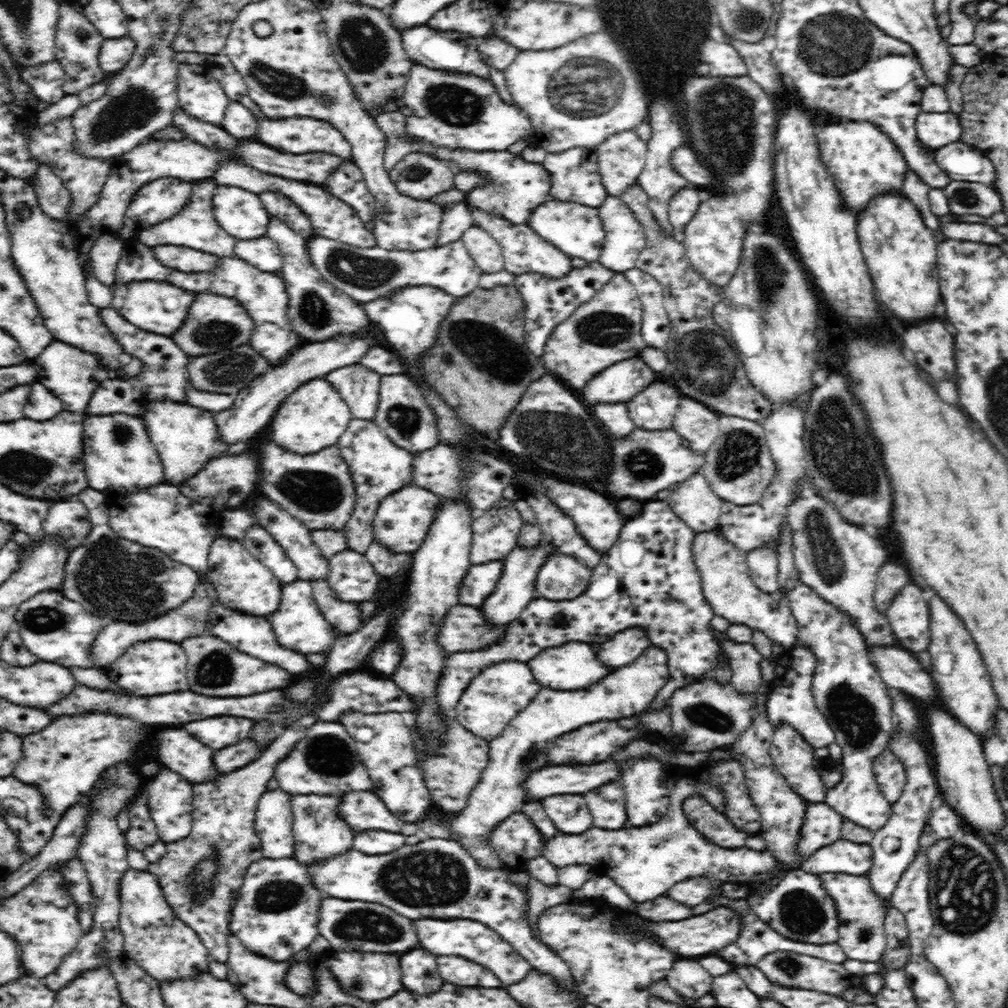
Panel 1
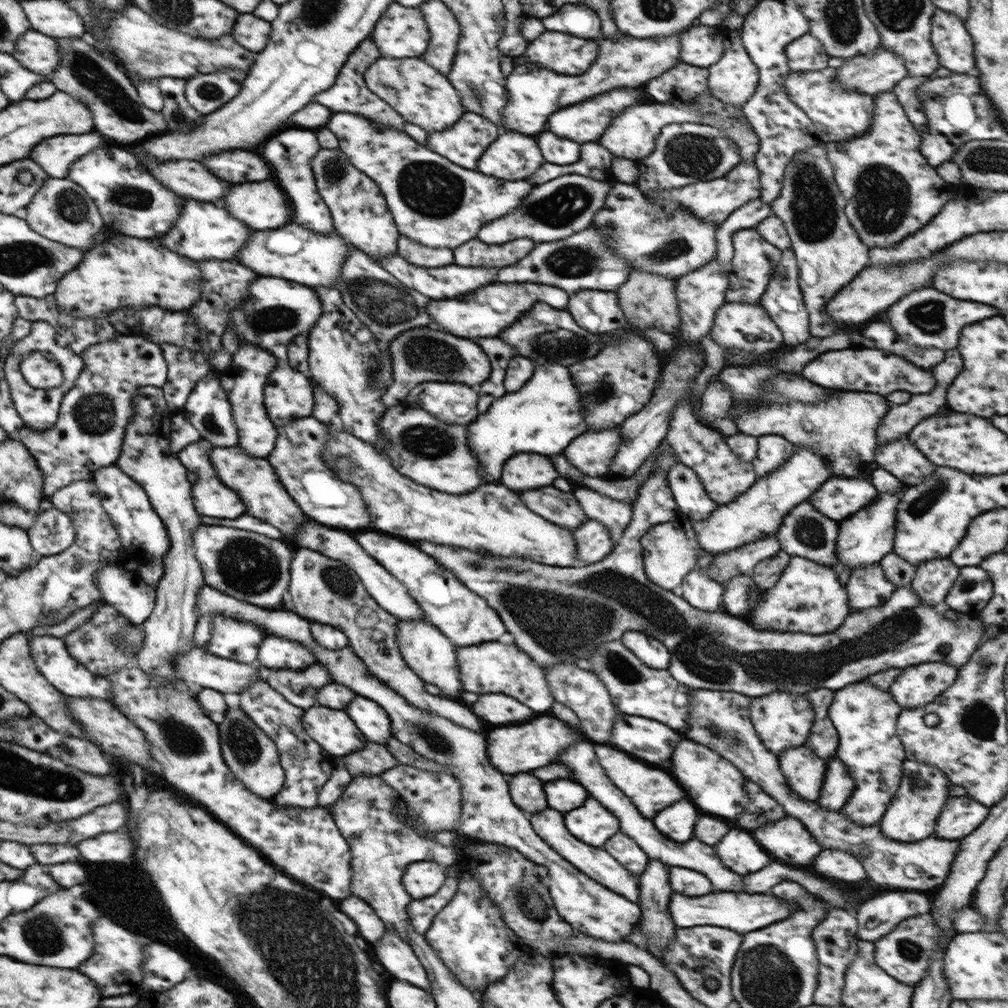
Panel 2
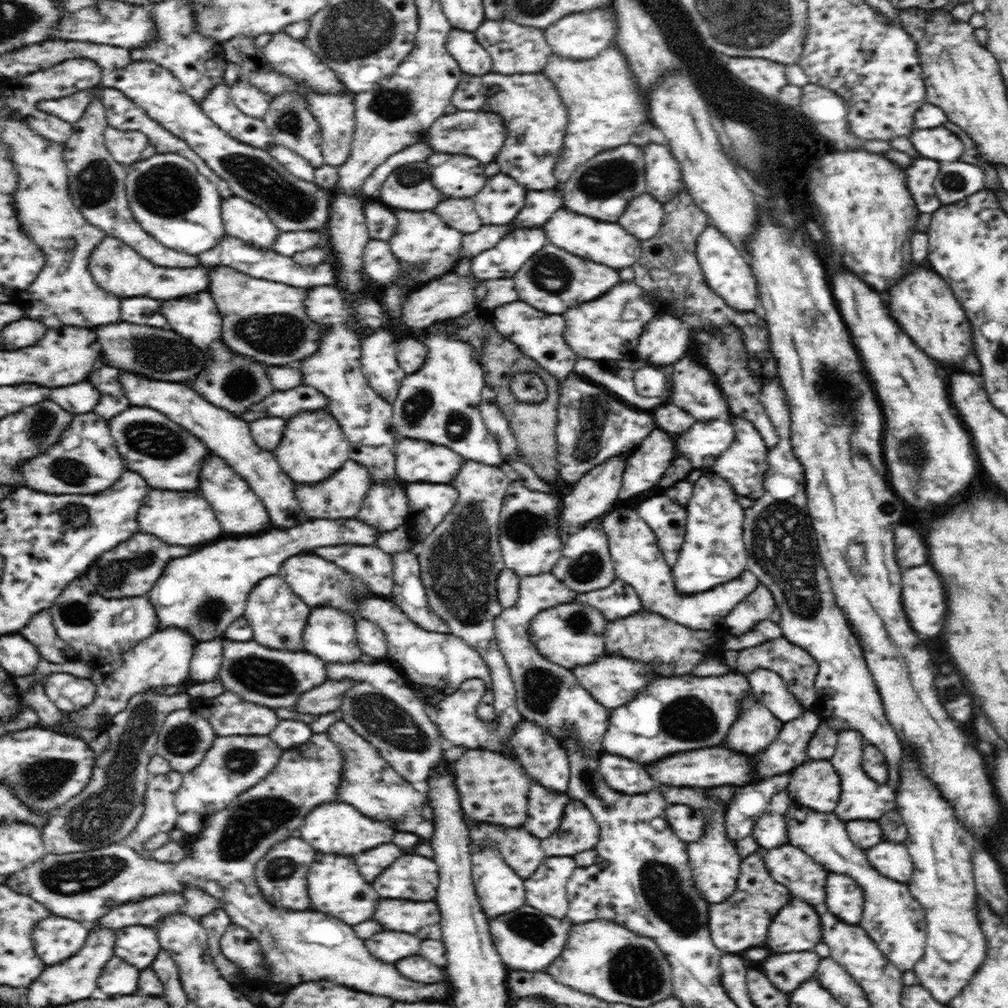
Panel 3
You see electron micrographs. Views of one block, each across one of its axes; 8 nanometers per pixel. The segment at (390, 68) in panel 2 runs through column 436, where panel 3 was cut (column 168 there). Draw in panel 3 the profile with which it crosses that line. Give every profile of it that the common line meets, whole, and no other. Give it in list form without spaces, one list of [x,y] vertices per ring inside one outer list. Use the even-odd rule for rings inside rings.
[[[134,60],[118,70],[103,69],[101,84],[104,88],[123,92],[168,132],[185,140],[192,151],[229,184],[234,196],[264,209],[280,232],[312,231],[326,226],[331,211],[331,193],[328,190],[321,189],[316,183],[298,180],[268,152],[244,144],[224,132],[204,114],[201,106],[167,68],[149,60]]]

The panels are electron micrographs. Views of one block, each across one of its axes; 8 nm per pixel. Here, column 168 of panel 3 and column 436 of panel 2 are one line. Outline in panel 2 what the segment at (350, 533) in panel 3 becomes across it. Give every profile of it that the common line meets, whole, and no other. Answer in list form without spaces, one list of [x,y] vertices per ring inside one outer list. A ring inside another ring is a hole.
[[[376,532],[360,534],[356,540],[373,559],[406,586],[410,596],[423,610],[425,620],[438,627],[457,647],[498,641],[507,632],[500,615],[481,596],[462,584],[453,572],[436,564],[431,556],[420,552],[416,546]]]

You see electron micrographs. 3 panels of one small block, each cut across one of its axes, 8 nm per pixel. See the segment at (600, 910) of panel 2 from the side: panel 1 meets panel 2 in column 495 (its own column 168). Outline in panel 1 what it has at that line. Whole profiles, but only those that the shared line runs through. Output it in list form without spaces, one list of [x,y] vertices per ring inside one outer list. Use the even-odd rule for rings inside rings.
[[[161,765],[158,773],[147,781],[148,809],[150,809],[152,820],[156,823],[159,841],[170,844],[178,842],[178,840],[182,840],[182,838],[191,834],[193,783],[190,783],[182,775],[168,769],[166,765]]]

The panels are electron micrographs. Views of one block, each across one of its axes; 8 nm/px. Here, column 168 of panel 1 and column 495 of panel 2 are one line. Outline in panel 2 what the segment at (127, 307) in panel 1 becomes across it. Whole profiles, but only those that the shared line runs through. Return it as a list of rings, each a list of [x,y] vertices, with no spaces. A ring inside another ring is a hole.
[[[490,284],[472,294],[466,294],[454,300],[432,300],[428,303],[430,318],[439,324],[439,330],[445,328],[457,337],[474,340],[486,336],[498,336],[506,326],[516,322],[524,312],[528,312],[536,302],[546,303],[558,310],[567,310],[569,295],[552,286],[544,284]]]

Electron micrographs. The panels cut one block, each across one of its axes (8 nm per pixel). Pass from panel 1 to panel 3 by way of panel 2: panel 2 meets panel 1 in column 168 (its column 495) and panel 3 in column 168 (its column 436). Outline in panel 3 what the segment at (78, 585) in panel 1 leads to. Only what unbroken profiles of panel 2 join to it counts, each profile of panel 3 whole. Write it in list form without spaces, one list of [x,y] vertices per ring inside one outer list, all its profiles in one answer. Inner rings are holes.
[[[134,533],[127,541],[104,552],[91,565],[90,570],[84,576],[95,586],[98,594],[109,599],[116,597],[146,596],[147,592],[156,584],[162,576],[166,564],[174,558],[182,558],[196,552],[196,548],[182,548],[182,546],[170,546],[157,536]]]

